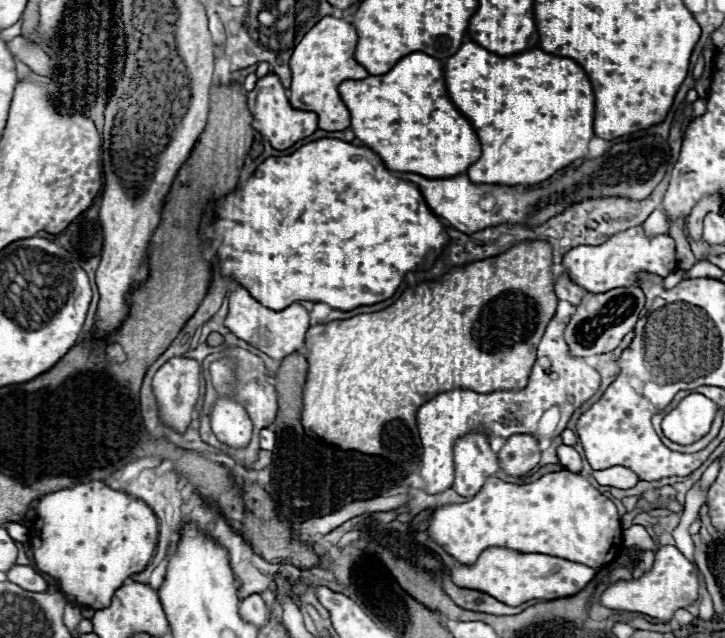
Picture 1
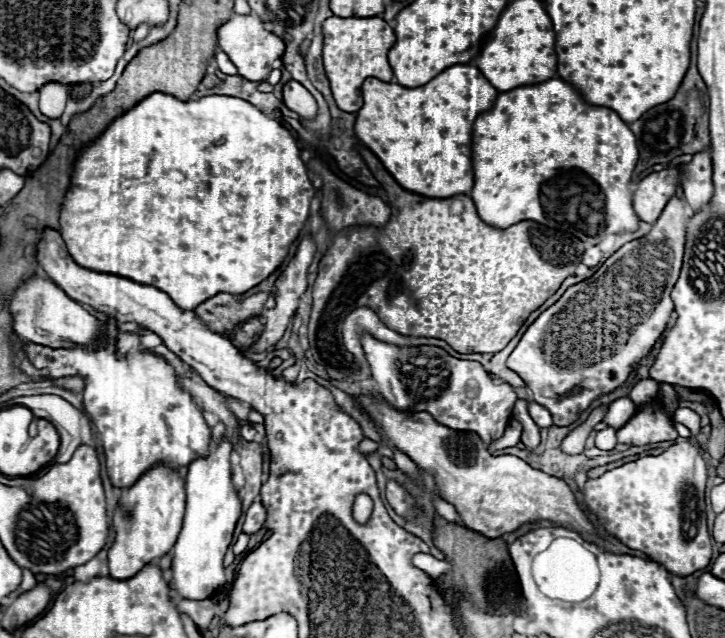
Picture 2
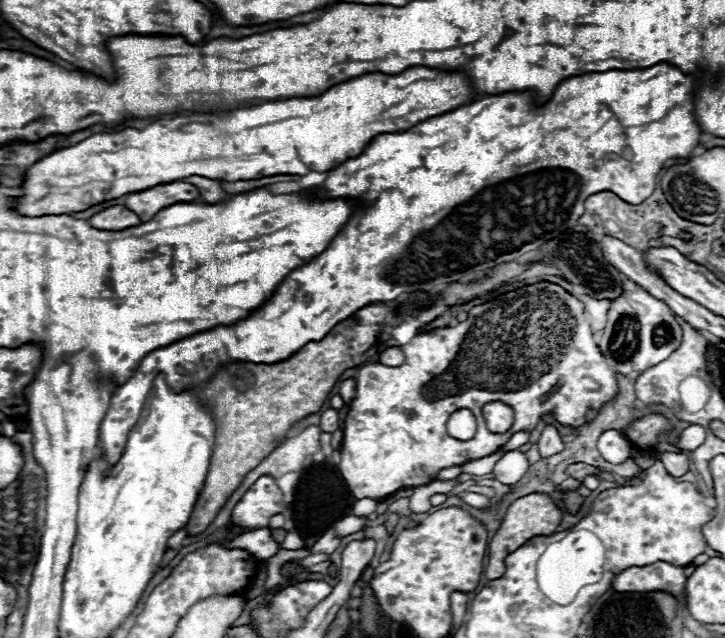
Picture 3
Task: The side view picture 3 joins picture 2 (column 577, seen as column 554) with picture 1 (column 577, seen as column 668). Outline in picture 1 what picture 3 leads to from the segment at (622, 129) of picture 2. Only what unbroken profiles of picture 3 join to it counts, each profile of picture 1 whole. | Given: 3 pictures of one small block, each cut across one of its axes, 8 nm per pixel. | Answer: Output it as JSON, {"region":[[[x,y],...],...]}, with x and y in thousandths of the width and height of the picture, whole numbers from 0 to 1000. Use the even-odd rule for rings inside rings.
{"region":[[[643,66],[615,94],[612,116],[623,160],[643,179],[665,223],[665,245],[646,263],[654,285],[698,285],[698,292],[748,285],[811,241],[811,223],[819,216],[819,144],[808,113],[792,94],[750,78],[690,88],[654,66]]]}

